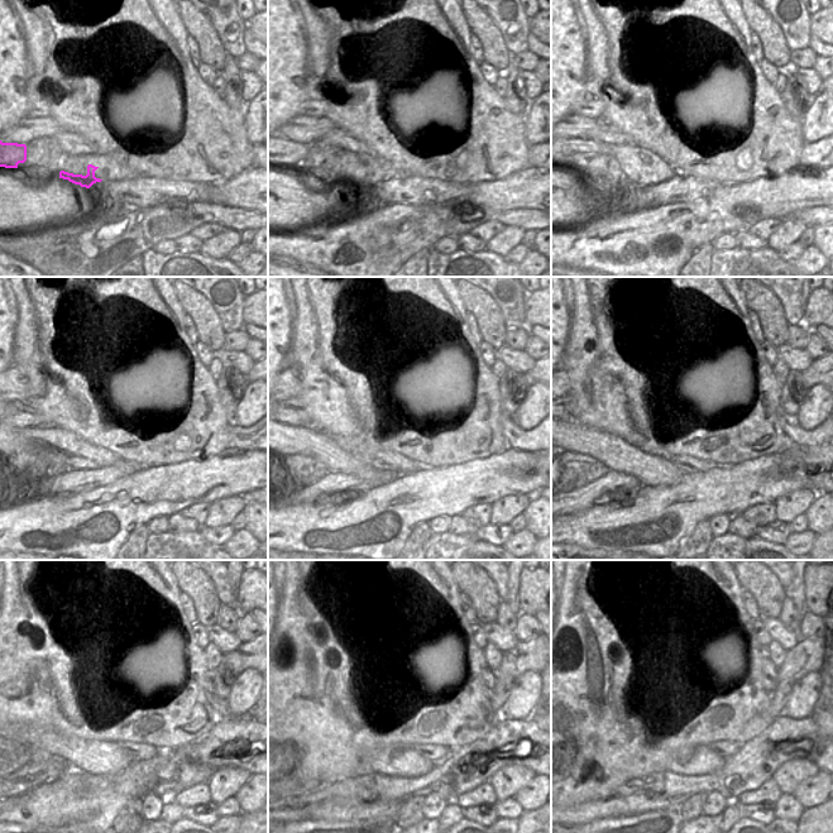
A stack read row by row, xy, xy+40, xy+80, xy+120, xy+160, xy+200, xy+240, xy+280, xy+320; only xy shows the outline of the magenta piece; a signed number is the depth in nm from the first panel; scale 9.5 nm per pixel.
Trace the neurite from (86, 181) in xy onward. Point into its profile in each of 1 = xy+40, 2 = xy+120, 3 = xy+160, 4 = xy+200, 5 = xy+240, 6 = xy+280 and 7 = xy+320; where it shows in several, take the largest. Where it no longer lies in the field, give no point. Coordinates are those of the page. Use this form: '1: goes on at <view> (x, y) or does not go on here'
1: goes on at xy+40 (360, 170)
2: goes on at xy+120 (79, 454)
3: goes on at xy+160 (373, 456)
4: goes on at xy+200 (687, 464)
5: goes on at xy+240 (137, 751)
6: goes on at xy+280 (436, 752)
7: goes on at xy+320 (724, 748)

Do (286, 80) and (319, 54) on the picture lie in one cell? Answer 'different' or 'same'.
different

